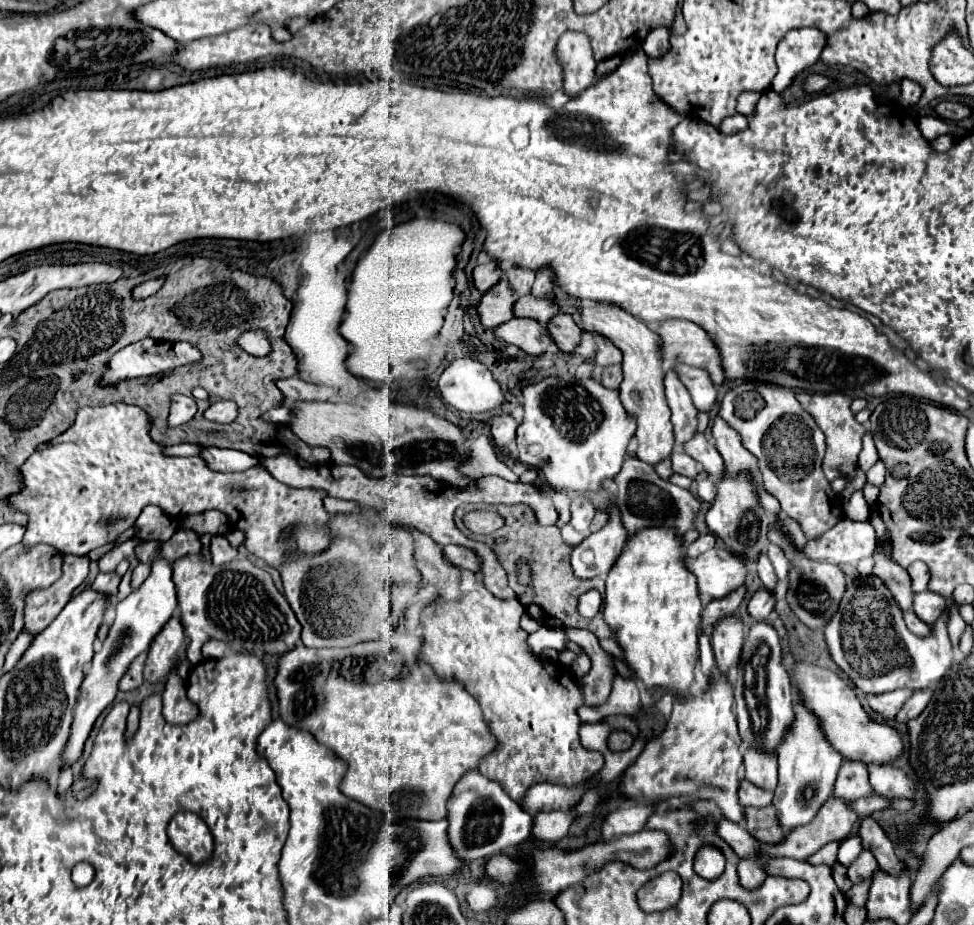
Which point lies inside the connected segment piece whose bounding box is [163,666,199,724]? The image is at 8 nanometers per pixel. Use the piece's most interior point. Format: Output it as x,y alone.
177,709

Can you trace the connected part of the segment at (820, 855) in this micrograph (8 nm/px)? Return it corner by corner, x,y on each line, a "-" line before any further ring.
831,842
827,846
823,846
819,852
815,852
813,856
807,858
809,864
827,864
827,866
833,866
837,862
837,848
839,848
839,842

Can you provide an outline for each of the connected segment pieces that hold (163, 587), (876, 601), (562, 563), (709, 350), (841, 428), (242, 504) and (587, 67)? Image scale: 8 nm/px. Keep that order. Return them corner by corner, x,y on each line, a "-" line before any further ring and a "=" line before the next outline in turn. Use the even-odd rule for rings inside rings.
155,558
151,564
149,578
137,590
133,590
125,600
117,604
117,618
109,630
109,636
103,642
101,652
95,654
91,662
91,670
83,680
73,726
71,726
69,744
63,752
63,762
73,764
79,758
83,742
87,740
97,716
113,702
117,694
117,684
125,674
125,670
129,668
131,660
149,648
151,640
159,634
159,630
167,624
167,620
175,614
175,610
177,610
177,590
171,578
171,562
167,562
165,558
=
877,576
855,578
853,588
847,592
849,596
843,596
835,616
825,626
825,638
835,664
865,694
883,694
897,688
936,690
953,664
947,612
945,620
935,622
935,638
919,638
907,630
897,600
=
467,504
467,512
471,510
481,510
481,508
489,508
499,512
505,518
505,526
499,528
497,532
493,532
491,536
479,536
483,542
487,542
499,562
503,564
503,568
509,574
509,586
515,590
519,602
527,608
525,612
529,612
529,616
533,620
537,620
541,626
547,628
585,628
591,630
599,640
603,638
613,638
611,628
605,624
603,616
595,616
593,620
587,620
583,616
579,616
577,612
577,598
581,594
585,594
591,588
597,588
601,594
605,592
605,582
601,578
595,580
579,580
573,576
571,572
571,552
573,546
565,544
561,538
561,532
557,526
539,526
535,520
535,512
533,508
527,508
527,504
513,504
513,506
503,506
503,504
-
499,536
505,536
505,542
495,542
-
517,560
527,560
533,568
533,588
521,586
517,584
517,572
515,572
515,562
=
667,320
661,322
657,332
663,338
663,360
677,360
689,366
705,368
715,386
723,384
725,374
721,366
721,354
707,330
689,320
=
797,392
797,400
815,418
815,422
819,424
819,428
823,430
823,434
827,438
827,452
825,452
825,460
823,460
823,472
825,472
827,480
833,482
837,476
847,476
851,466
855,468
855,464
857,464
857,456
863,448
861,438
865,434
865,428
855,420
855,414
849,408
851,398
843,392
829,394
=
107,404
107,406
85,406
77,412
77,420
57,438
47,444
41,444
35,454
23,464
23,482
25,488
19,494
13,494
11,504
29,514
27,532
23,538
25,546
33,544
51,544
63,554
87,554
107,542
113,542
121,532
133,528
137,516
147,504
157,504
171,518
189,516
197,512
205,512
211,508
219,508
225,512
233,524
233,528
245,530
245,548
263,558
267,564
277,568
285,560
285,550
301,550
307,554
317,554
329,546
329,514
323,508
323,490
315,488
291,488
277,482
265,468
253,466
245,472
221,474
207,468
201,456
191,458
171,458
163,454
163,448
149,438
151,422
147,414
137,406
127,404
-
103,518
123,518
113,526
103,526
99,520
-
289,524
295,524
295,538
291,538
285,548
277,540
281,530
=
565,32
557,44
557,58
563,64
565,94
575,96
595,84
597,62
593,60
589,38
585,34

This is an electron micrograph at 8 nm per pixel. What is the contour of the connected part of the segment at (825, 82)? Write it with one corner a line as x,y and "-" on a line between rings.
811,74
811,76
807,76
805,78
805,92
821,92
823,88
827,88
829,86
829,78
825,78
825,76
819,76
819,74

